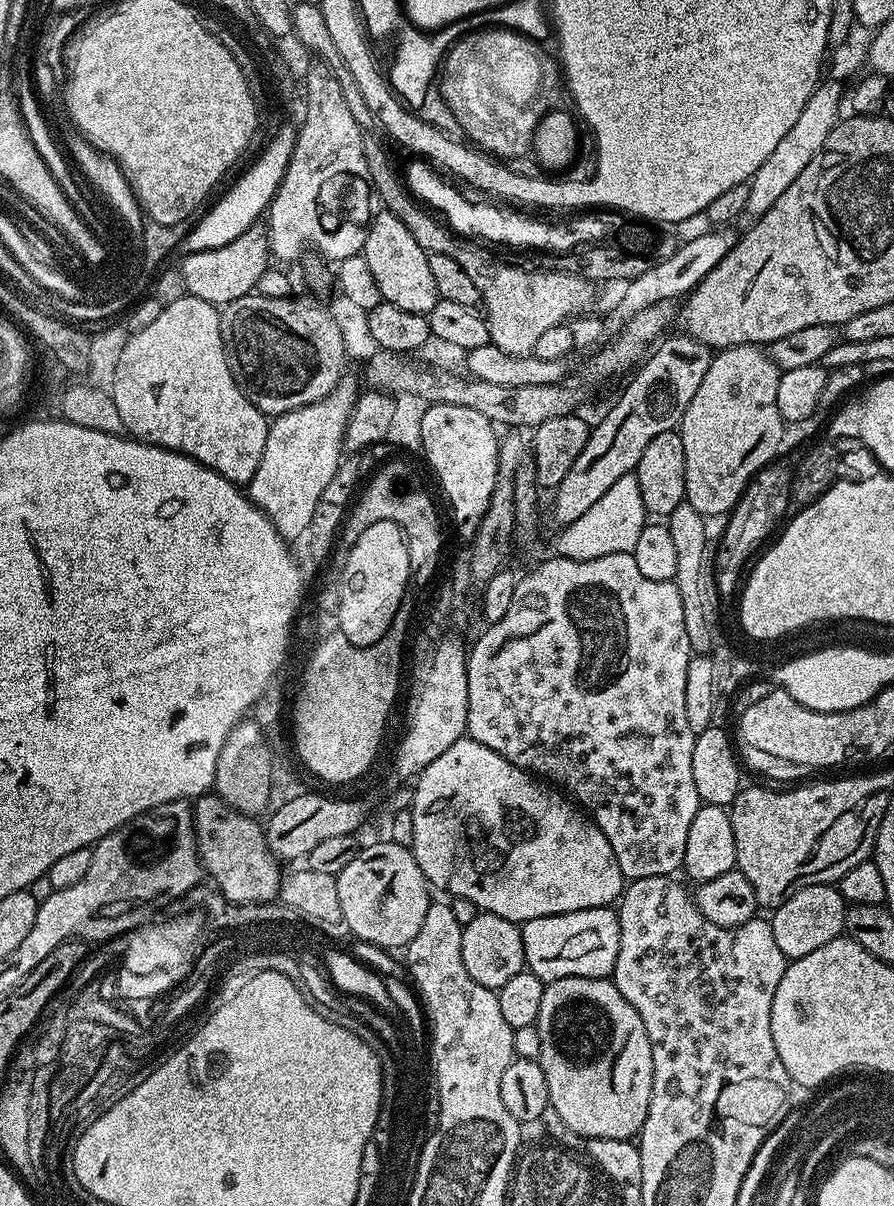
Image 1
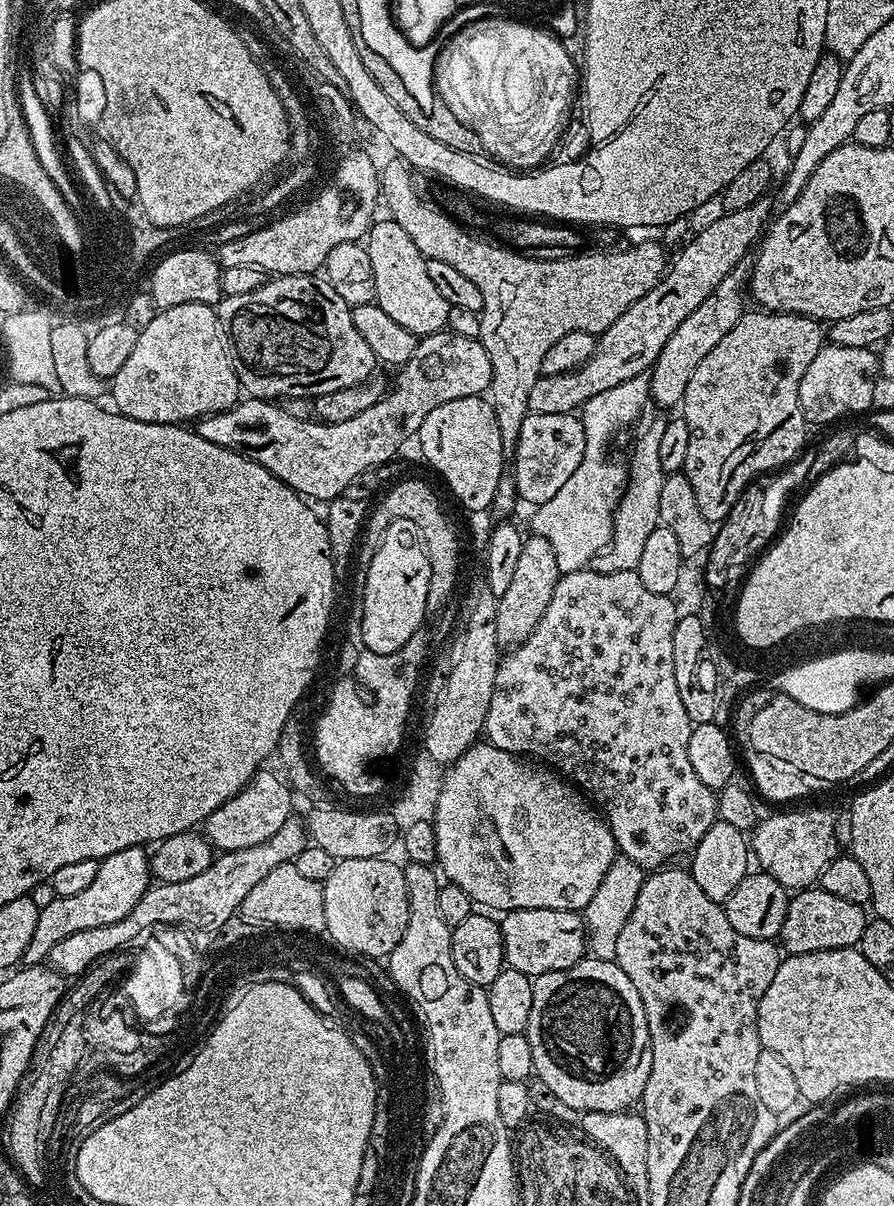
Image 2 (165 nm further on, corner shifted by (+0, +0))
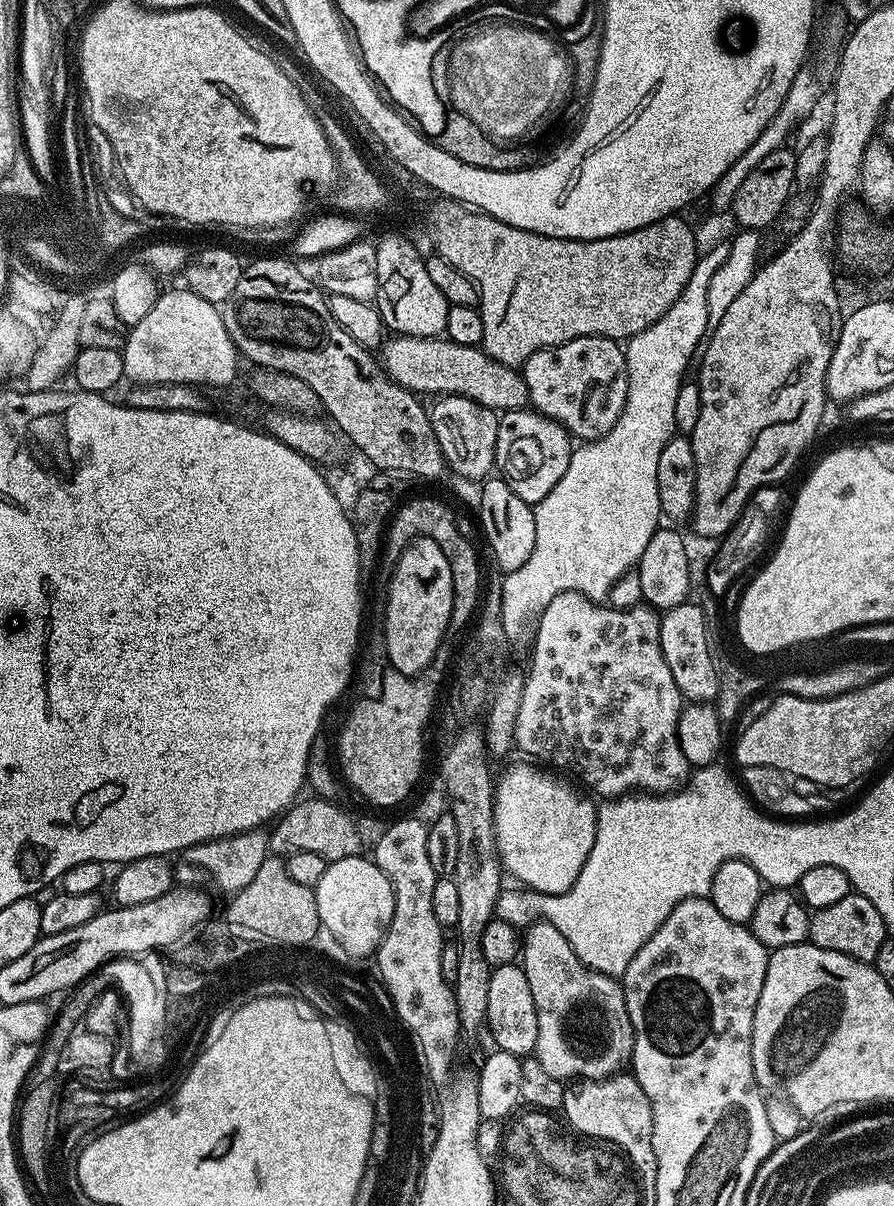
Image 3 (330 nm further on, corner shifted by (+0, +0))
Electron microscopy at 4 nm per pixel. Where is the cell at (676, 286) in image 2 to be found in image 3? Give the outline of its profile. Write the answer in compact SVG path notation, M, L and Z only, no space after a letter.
M397 335L387 341L383 352L384 371L409 392L440 392L436 394L465 396L491 408L497 414L519 412L529 407L523 375L517 369L508 368L502 362L487 356L483 347L462 346L447 338Z

